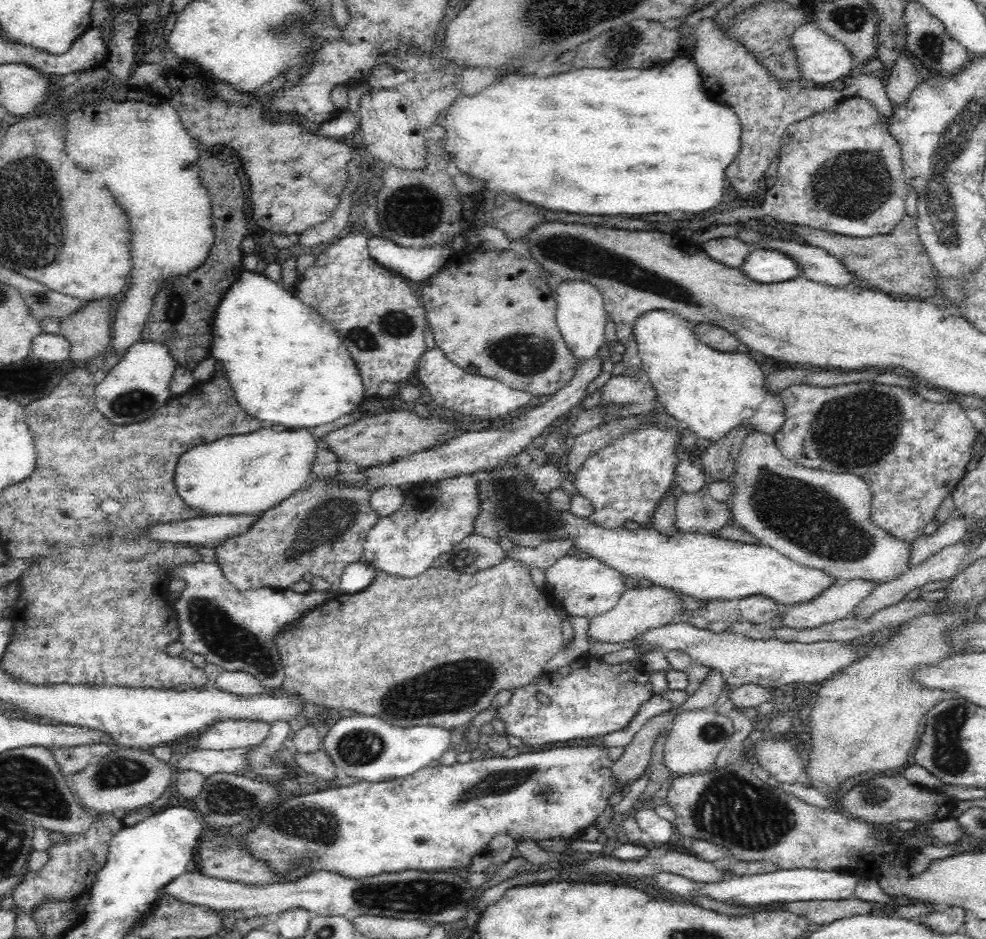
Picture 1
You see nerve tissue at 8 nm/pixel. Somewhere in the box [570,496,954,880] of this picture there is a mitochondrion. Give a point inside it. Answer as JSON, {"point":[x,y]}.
{"point":[732,809]}

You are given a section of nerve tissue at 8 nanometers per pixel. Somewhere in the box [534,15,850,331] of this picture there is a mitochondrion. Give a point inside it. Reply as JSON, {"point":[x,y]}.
{"point":[632,33]}

